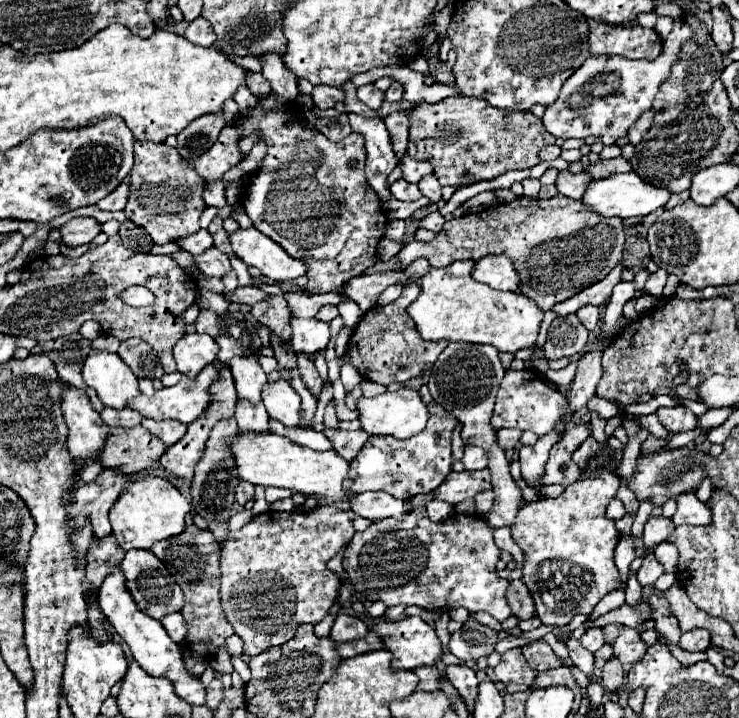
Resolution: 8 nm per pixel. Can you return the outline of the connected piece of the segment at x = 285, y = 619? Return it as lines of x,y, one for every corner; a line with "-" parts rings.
324,505
314,511
266,511
246,523
240,531
232,531
226,541
222,541
220,605
226,619
244,641
244,654
255,656
268,647
282,645
294,637
298,625
314,625
328,615
342,587
342,577
328,569
328,561
346,549
352,533
350,513
336,505

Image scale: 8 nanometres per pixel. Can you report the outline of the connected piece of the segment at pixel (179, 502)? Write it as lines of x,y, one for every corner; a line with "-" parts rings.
144,477
132,481
110,511
112,531
122,549
150,549
154,543
180,535
186,529
184,517
190,511
190,503
182,493
162,477

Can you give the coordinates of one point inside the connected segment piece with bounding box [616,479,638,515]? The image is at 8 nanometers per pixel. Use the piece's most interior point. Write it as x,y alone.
625,493

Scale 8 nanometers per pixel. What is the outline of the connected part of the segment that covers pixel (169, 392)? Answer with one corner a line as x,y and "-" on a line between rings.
212,363
212,365
206,365
198,375
196,379
190,379
190,377
182,377
174,387
164,387
160,391
156,391
152,397
146,397
146,395
140,395
132,401
128,401
128,407
130,409
136,409
138,413
142,413
144,417
150,417
150,419
178,419
182,423
192,423
196,421
210,405
212,401
212,393
210,393
210,385
216,381
218,377
218,363

